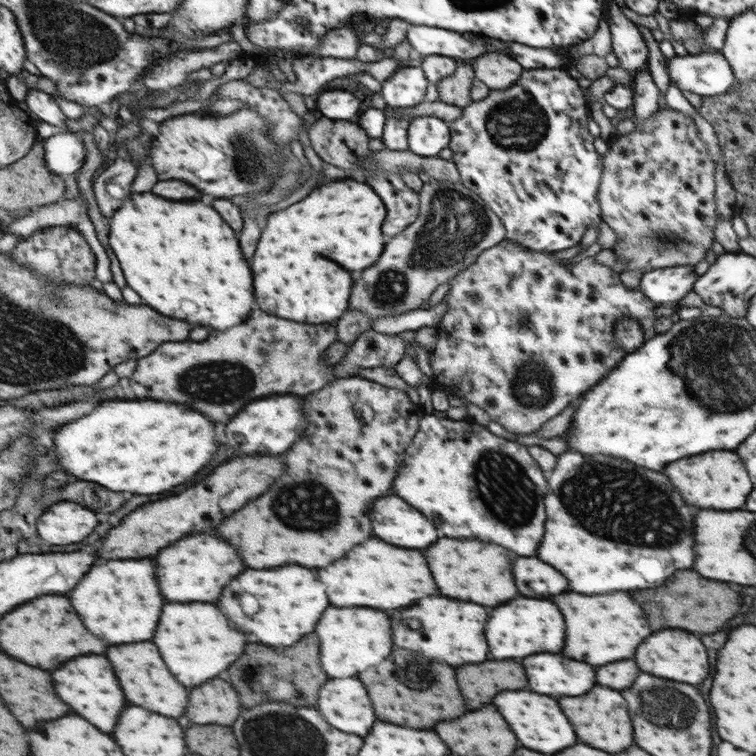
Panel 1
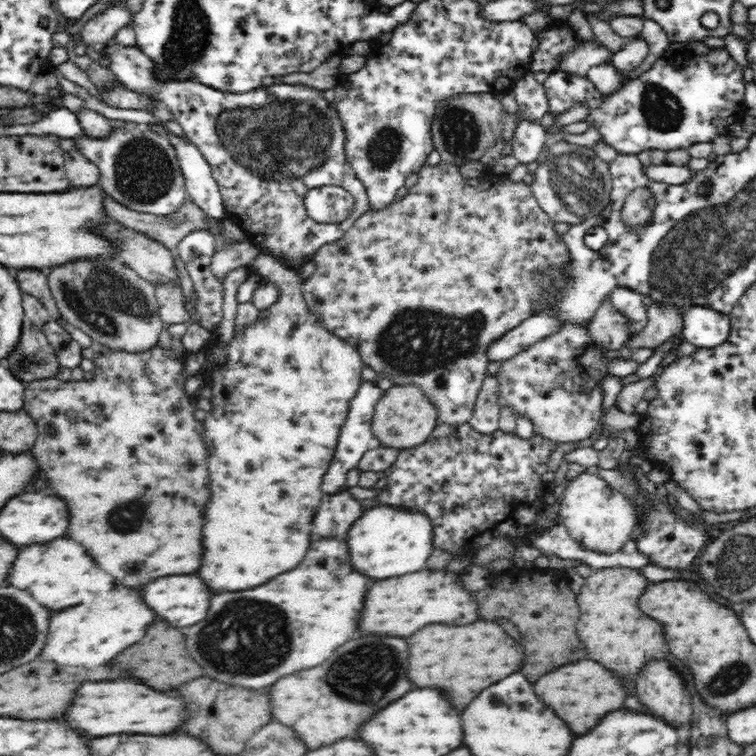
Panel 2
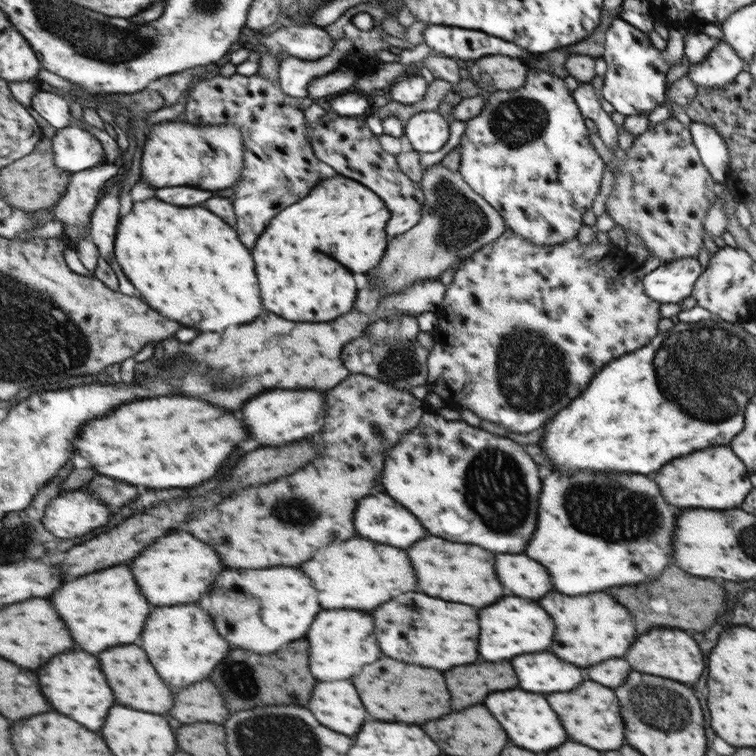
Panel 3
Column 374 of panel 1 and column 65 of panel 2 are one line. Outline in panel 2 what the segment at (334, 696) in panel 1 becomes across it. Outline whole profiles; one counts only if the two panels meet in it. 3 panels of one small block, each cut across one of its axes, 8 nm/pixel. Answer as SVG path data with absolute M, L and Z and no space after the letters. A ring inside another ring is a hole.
M86 682L76 692L76 698L64 716L76 730L90 736L112 734L170 734L182 722L180 698L156 692L144 684L134 682Z

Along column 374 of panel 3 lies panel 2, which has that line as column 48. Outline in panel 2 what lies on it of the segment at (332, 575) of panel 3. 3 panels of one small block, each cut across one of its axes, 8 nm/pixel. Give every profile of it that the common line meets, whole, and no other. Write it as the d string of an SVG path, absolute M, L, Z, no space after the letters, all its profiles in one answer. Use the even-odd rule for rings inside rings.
M58 538L46 544L32 544L18 550L18 560L10 572L10 584L20 590L30 590L30 594L46 608L50 610L64 610L68 606L90 602L100 592L90 592L94 588L100 588L106 584L106 588L114 588L114 578L100 570L92 558L88 558L88 552L70 538Z

